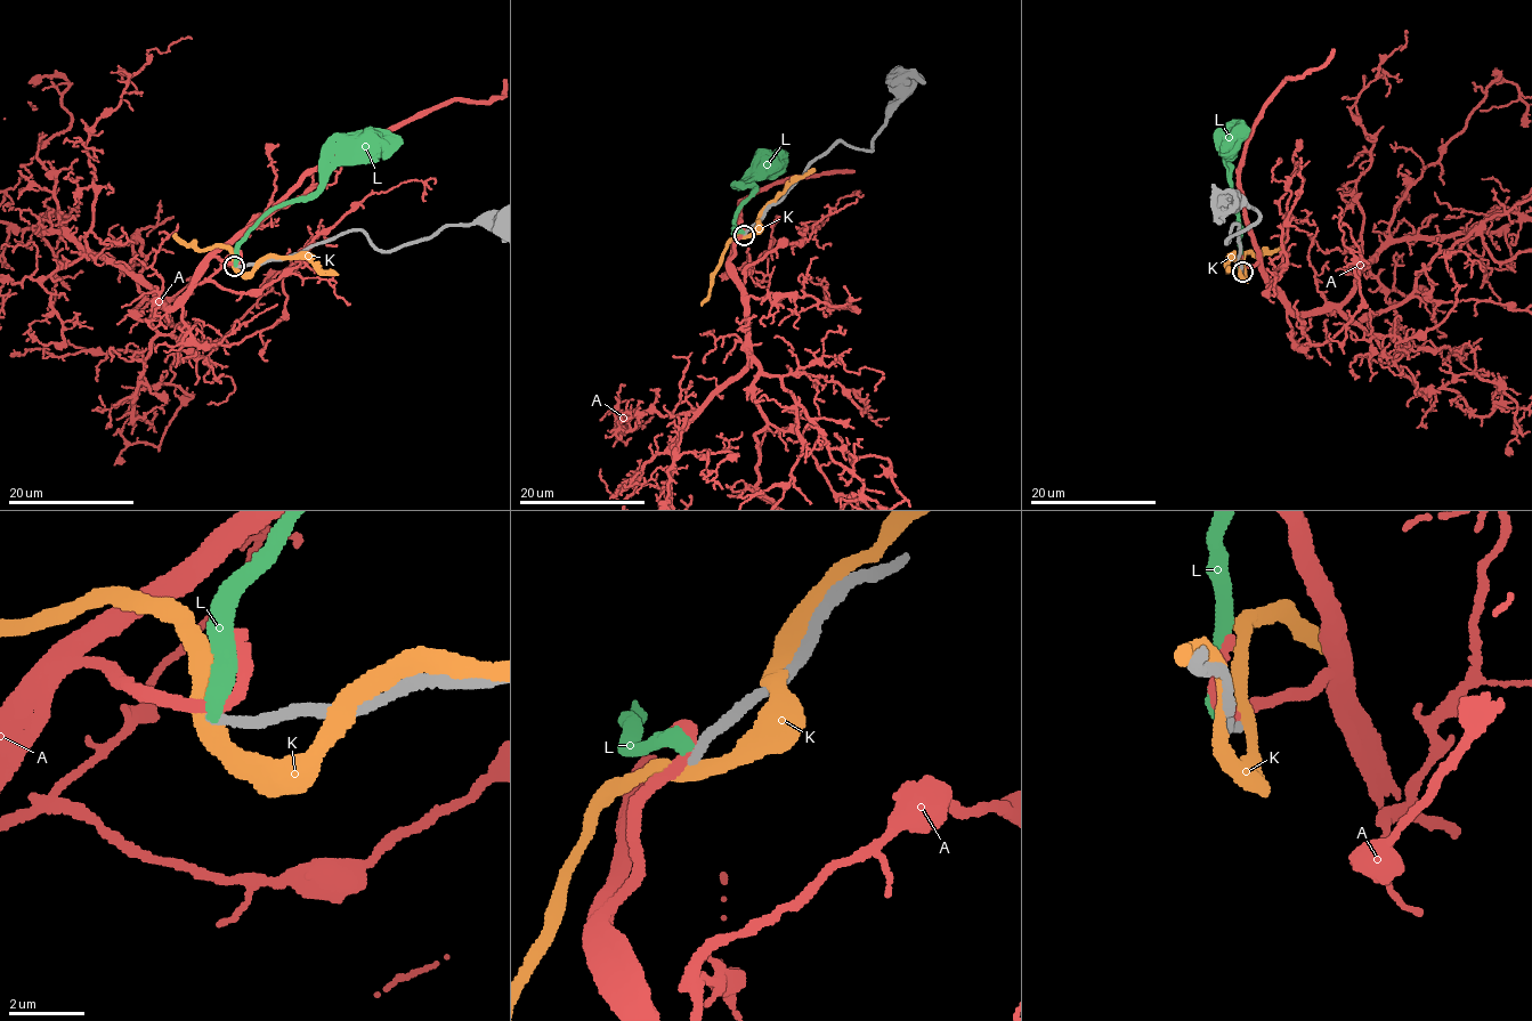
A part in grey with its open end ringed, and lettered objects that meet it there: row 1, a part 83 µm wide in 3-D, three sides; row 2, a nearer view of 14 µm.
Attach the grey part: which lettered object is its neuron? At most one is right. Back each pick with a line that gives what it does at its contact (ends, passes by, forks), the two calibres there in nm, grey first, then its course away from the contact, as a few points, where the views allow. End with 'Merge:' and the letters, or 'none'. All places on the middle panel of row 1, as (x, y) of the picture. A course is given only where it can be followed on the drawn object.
Merge: none

